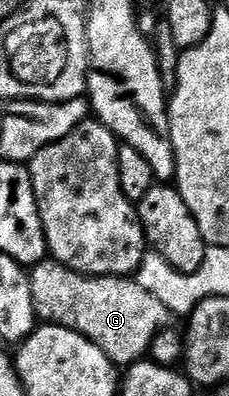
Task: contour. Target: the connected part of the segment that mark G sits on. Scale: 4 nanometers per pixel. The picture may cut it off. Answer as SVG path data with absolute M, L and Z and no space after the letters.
M46 259L28 270L31 283L31 299L35 303L35 311L42 322L67 327L79 335L83 335L95 347L99 347L110 361L117 367L128 367L144 358L149 352L151 343L159 329L170 328L171 314L151 292L145 291L136 279L129 277L89 277L85 273L77 273L68 269L58 261Z

